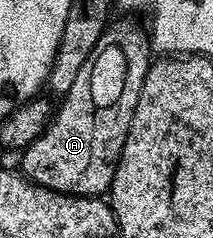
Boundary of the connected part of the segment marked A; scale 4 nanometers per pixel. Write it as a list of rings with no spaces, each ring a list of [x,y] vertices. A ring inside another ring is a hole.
[[[118,22],[115,24],[107,25],[103,34],[96,42],[96,46],[92,48],[87,60],[80,67],[80,72],[76,75],[76,80],[73,81],[72,86],[68,88],[66,94],[61,95],[59,104],[57,103],[56,109],[53,111],[53,117],[50,119],[43,134],[36,139],[30,146],[21,151],[22,167],[21,173],[25,175],[30,182],[43,186],[46,189],[55,190],[57,193],[72,194],[72,195],[93,195],[102,196],[107,193],[114,179],[114,173],[118,167],[120,160],[120,152],[124,152],[124,140],[128,136],[128,124],[132,124],[132,116],[136,112],[136,100],[140,100],[140,88],[146,79],[146,73],[152,61],[152,47],[147,31],[142,30],[134,22]]]

